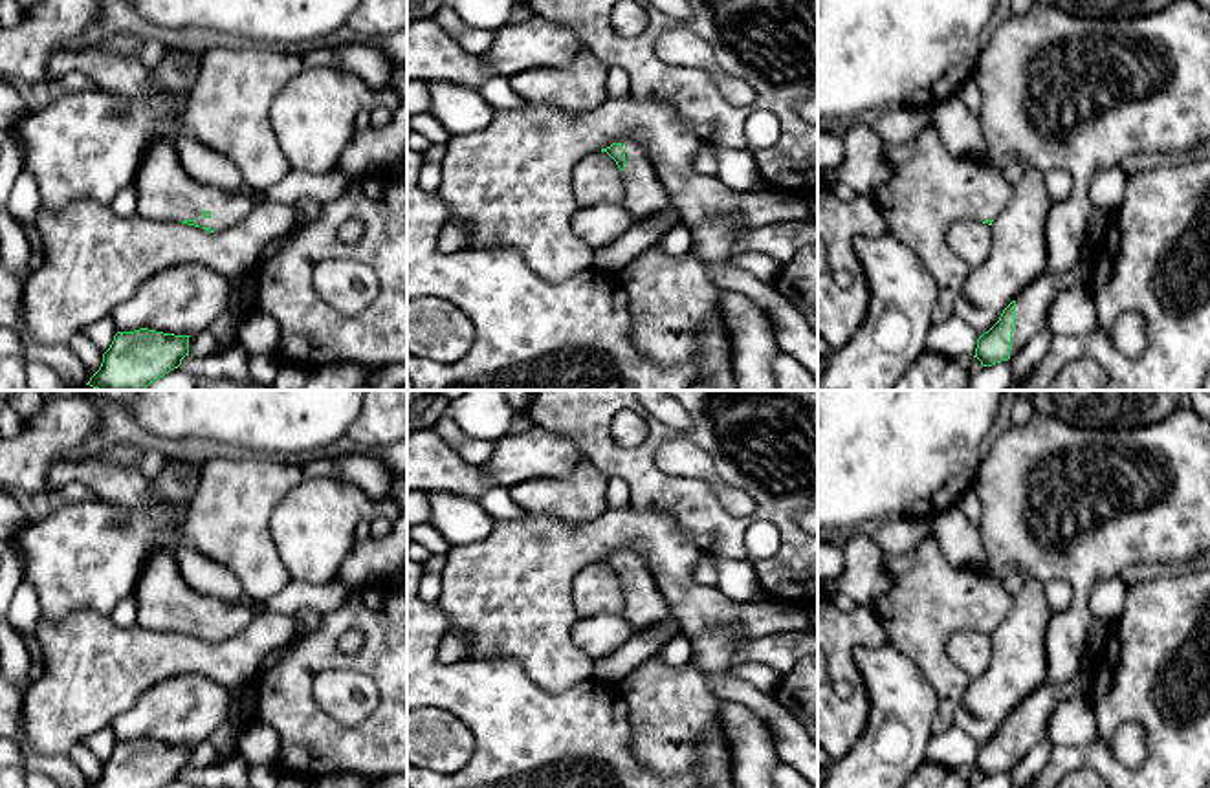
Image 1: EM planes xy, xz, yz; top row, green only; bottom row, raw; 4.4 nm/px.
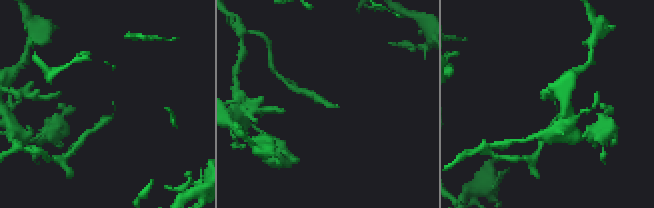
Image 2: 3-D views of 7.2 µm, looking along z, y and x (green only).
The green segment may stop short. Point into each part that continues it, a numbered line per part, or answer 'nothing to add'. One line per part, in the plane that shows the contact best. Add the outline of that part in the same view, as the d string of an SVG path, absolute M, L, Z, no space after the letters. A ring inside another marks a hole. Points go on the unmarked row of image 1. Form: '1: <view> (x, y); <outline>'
1: yz (1033, 713); M1082 663L1078 674L1071 682L1052 684L1045 680L1016 706L1016 739L1012 742L1010 770L1045 739L1056 706L1071 698L1087 698L1091 682L1091 665Z

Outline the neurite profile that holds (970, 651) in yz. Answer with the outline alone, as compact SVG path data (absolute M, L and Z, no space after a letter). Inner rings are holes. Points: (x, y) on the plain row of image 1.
M955 632L946 641L946 654L964 680L979 678L992 658L992 638L983 632Z

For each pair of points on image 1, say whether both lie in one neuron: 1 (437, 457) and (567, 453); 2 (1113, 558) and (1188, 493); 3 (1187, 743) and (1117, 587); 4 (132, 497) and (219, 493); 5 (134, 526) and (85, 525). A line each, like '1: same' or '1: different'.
1: same
2: same
3: different
4: different
5: same

